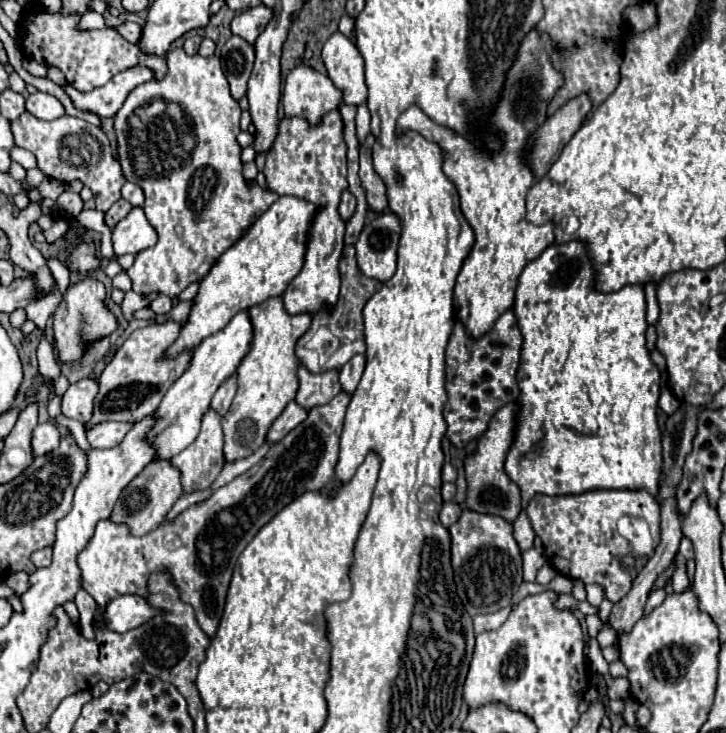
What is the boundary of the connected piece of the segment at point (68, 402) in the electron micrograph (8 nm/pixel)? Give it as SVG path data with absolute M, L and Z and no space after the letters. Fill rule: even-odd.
M81 379L69 385L67 393L63 395L63 415L87 423L91 419L95 393L97 393L97 381L93 379Z

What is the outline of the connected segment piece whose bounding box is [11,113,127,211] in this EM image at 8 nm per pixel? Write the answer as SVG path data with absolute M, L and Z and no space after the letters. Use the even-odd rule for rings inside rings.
M23 113L15 121L11 121L11 129L15 135L15 145L31 151L37 157L37 167L45 173L45 177L57 179L61 183L79 179L85 187L91 189L95 207L99 211L107 211L115 201L121 199L121 187L127 179L123 177L119 161L111 153L107 135L99 127L67 115L53 121L41 121L37 117L31 117L31 113Z

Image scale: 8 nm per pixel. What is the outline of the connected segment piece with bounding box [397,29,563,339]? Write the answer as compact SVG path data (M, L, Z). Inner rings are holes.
M533 29L521 43L519 55L507 73L503 99L491 115L491 131L497 131L505 143L499 153L487 153L479 141L467 141L463 135L433 123L419 107L409 107L399 117L397 131L415 129L429 141L439 141L443 149L443 171L455 184L461 205L469 207L469 225L475 233L475 245L465 259L453 291L457 319L465 325L469 337L479 339L489 333L495 321L513 307L515 289L521 271L553 245L553 223L533 225L525 219L525 195L535 177L525 163L529 135L547 121L547 105L563 85L563 75L551 65L553 41L549 35Z

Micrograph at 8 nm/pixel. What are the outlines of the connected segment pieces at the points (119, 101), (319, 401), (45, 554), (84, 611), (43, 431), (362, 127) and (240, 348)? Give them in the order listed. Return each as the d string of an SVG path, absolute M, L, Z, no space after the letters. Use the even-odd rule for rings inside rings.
M133 67L133 69L127 69L119 75L115 75L107 85L93 89L89 93L79 93L71 85L67 85L65 91L69 93L69 97L73 99L73 105L77 109L93 111L103 119L103 117L113 117L121 109L125 97L137 85L149 81L151 75L153 75L151 69L147 69L147 67Z
M299 367L299 391L297 403L305 409L313 409L315 405L323 405L331 401L341 391L339 385L339 371L323 371L323 373L309 373L307 367Z
M45 547L45 549L41 549L41 551L35 551L35 553L31 555L31 561L33 561L33 565L35 565L37 569L51 565L51 547Z
M79 589L79 593L75 595L75 605L79 609L79 621L81 621L81 627L83 627L83 635L87 639L91 639L93 637L91 621L93 621L93 613L97 609L97 603L85 589Z
M39 423L33 431L33 455L45 455L59 447L61 435L55 423Z
M363 103L357 109L357 137L359 137L359 143L363 143L363 139L369 135L369 123L371 123L371 115L369 115L367 105Z
M247 309L239 311L221 331L205 337L197 345L189 369L165 393L165 397L157 409L159 421L153 425L153 429L149 433L149 441L155 445L159 459L171 459L175 453L179 453L187 445L191 445L191 441L195 441L195 437L199 435L201 417L209 409L215 389L231 373L235 373L235 369L239 367L239 361L243 361L243 357L247 355L247 349L251 349L253 333L251 333L251 319L247 317L247 313L249 313Z

